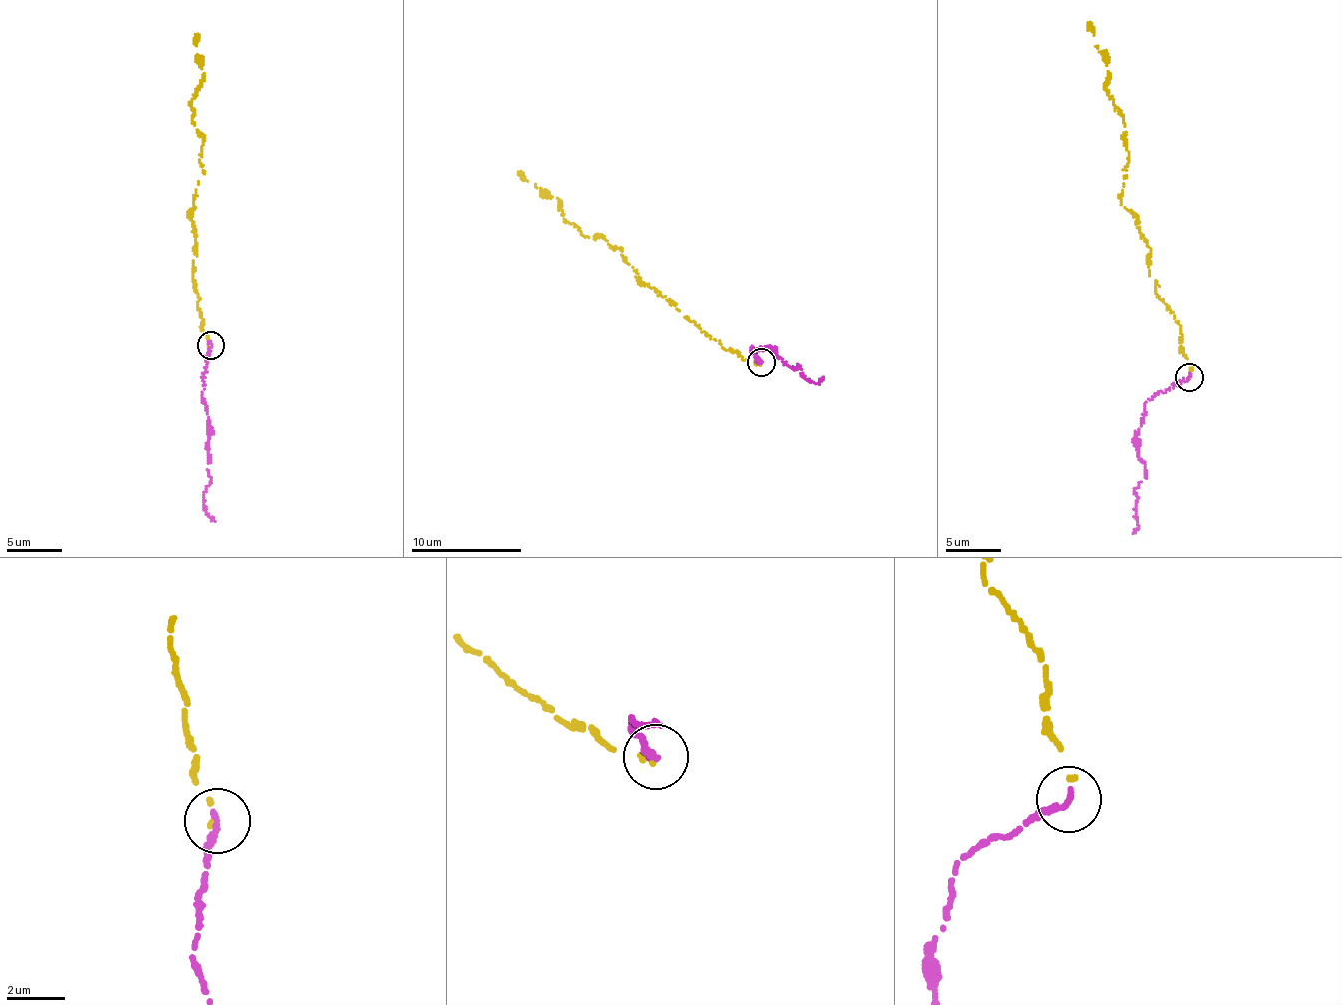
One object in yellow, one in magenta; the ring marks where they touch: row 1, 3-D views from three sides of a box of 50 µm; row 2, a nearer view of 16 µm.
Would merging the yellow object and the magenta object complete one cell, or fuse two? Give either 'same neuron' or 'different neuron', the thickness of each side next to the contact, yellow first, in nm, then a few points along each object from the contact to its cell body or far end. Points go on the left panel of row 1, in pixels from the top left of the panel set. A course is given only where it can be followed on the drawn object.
same neuron | 170/280 nm | yellow via (208, 344), (192, 281), (197, 256), (190, 214), (203, 173), (203, 134), (190, 103), (204, 73), (196, 35) | magenta via (212, 344), (202, 392), (210, 425), (208, 463), (211, 480), (206, 486), (203, 510), (215, 521)

